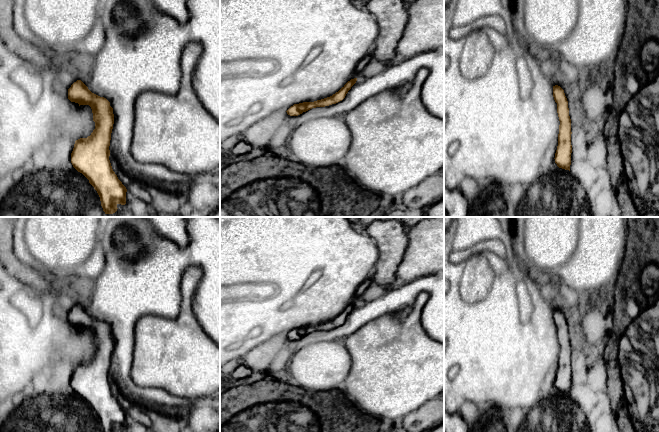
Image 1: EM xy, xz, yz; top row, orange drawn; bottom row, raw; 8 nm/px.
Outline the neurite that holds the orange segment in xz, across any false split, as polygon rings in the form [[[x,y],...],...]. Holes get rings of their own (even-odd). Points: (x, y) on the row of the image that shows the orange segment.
[[[357,78],[351,79],[338,92],[336,92],[330,97],[317,100],[314,102],[303,102],[299,104],[294,104],[286,112],[290,116],[298,116],[303,112],[306,112],[312,108],[325,107],[332,104],[336,104],[345,98],[346,94],[351,89],[351,87],[356,83],[356,81],[357,81]]]

